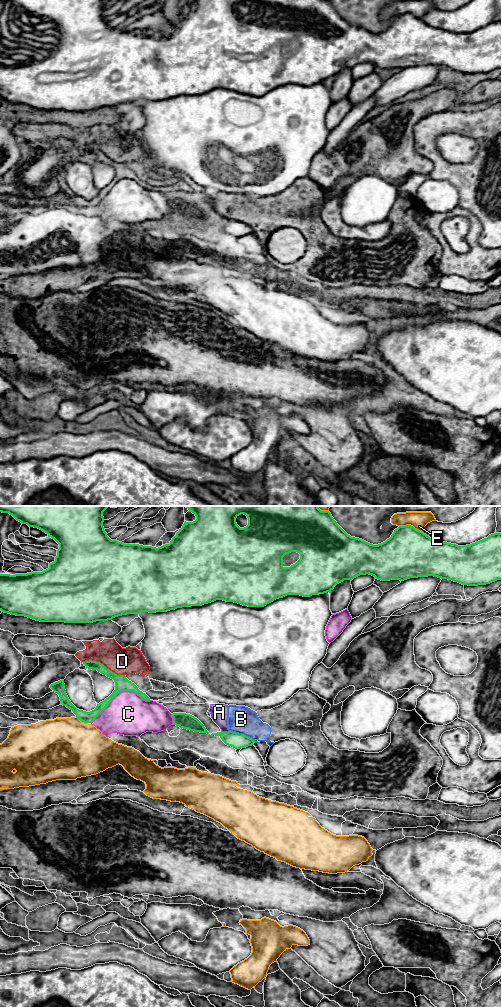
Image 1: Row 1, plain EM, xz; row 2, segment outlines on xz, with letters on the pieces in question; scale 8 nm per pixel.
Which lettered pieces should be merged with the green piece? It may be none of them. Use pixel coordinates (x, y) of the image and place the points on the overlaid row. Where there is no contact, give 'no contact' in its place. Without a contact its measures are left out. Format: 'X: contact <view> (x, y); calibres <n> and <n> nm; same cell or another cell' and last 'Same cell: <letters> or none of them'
A: contact xz (225, 732); calibres 130 and 140 nm; another cell
B: contact xz (242, 734); calibres 130 and 220 nm; another cell
C: contact xz (119, 692); calibres 110 and 340 nm; another cell
D: contact xz (103, 665); calibres 110 and 220 nm; another cell
E: contact xz (410, 525); calibres 400 and 140 nm; another cell
Same cell: none of them

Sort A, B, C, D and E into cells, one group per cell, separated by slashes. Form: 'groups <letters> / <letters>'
groups A B / C / D / E

